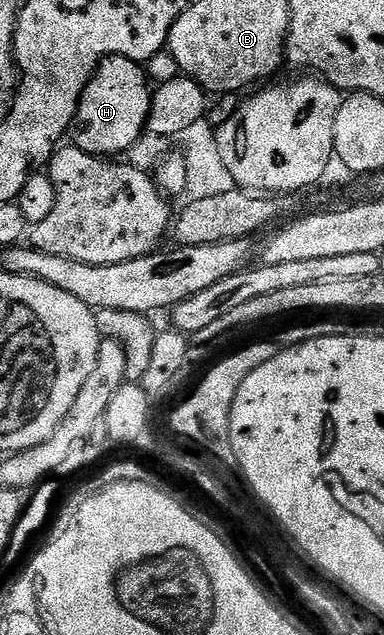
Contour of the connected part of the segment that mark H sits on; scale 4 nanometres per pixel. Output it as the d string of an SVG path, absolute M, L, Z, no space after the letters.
M109 56L100 60L99 67L91 75L87 89L79 99L74 143L94 156L122 157L148 131L147 119L151 113L152 95L153 88L142 63L124 56Z

